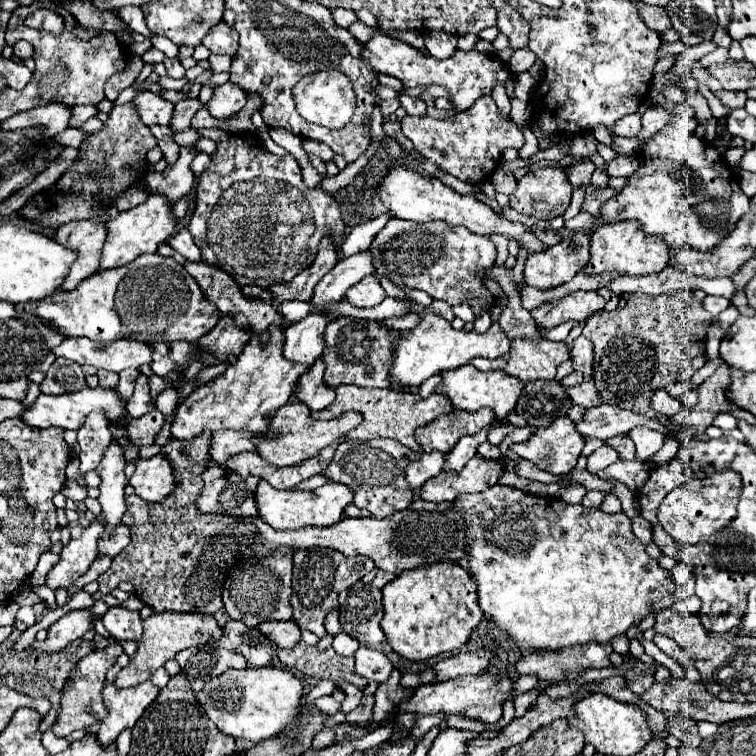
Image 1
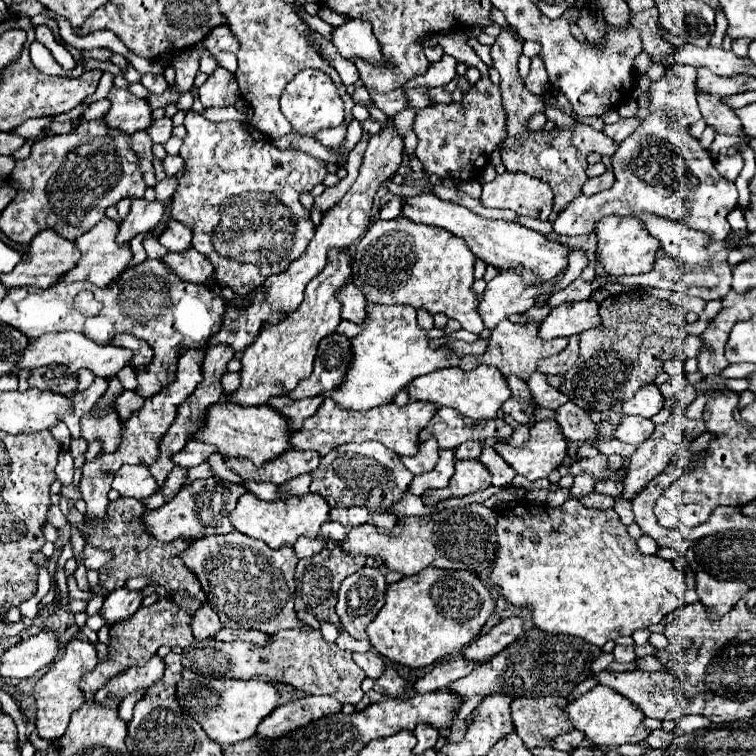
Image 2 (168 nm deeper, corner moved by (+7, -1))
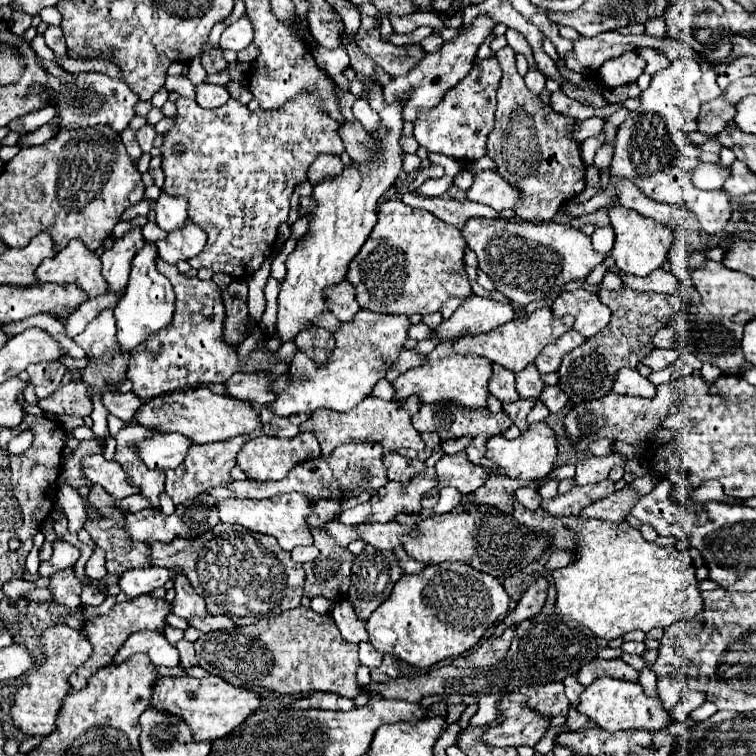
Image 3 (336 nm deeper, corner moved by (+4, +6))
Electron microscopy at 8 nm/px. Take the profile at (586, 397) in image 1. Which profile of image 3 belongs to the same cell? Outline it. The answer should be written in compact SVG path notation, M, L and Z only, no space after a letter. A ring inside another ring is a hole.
M530 363L524 371L516 373L516 389L520 397L538 397L544 389L544 383L540 379L540 373L534 363Z

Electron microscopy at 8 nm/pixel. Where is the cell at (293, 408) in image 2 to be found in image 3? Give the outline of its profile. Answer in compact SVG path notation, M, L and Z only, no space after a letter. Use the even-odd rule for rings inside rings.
M262 405L258 411L258 417L262 421L262 433L268 437L280 437L280 439L292 439L300 433L300 423L304 423L310 415L292 415L292 417L276 417L270 407Z

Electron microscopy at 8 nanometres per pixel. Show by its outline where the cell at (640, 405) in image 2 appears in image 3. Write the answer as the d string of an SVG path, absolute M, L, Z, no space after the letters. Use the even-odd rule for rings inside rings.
M636 369L616 371L616 383L612 385L612 391L622 395L638 395L638 397L656 395L656 387L646 377L642 377Z

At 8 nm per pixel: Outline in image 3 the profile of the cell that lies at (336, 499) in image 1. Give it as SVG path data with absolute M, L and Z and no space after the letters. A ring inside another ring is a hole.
M284 493L270 499L224 499L216 503L218 517L224 523L242 525L248 531L272 535L278 539L278 545L286 551L292 551L298 545L312 545L310 525L306 523L306 515L312 511L312 501L300 493Z

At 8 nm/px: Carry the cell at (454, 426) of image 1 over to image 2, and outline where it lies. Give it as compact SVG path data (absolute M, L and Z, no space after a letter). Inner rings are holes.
M439 408L429 422L429 428L425 426L421 430L419 442L433 436L439 442L439 448L457 448L467 440L483 442L487 438L509 438L511 432L513 430L505 420L493 418L485 422L473 422L463 414L457 414L453 408Z

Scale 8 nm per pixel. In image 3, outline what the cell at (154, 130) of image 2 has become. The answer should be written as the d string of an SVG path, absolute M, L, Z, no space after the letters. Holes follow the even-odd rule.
M144 125L144 127L140 127L136 131L136 141L138 141L142 153L150 153L154 139L156 139L156 133L154 133L154 127L152 125Z

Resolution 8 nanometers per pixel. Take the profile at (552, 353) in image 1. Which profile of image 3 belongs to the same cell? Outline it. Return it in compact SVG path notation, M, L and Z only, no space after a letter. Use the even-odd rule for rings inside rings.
M540 307L526 321L514 319L512 323L504 323L504 327L496 327L496 331L488 331L488 333L480 333L480 335L464 335L464 337L456 339L454 351L462 353L462 355L466 355L466 353L480 355L492 363L504 365L506 369L518 373L528 363L532 363L548 343L556 341L560 335L570 331L572 323L574 323L572 317L568 317L568 315L566 317L554 317L548 307Z

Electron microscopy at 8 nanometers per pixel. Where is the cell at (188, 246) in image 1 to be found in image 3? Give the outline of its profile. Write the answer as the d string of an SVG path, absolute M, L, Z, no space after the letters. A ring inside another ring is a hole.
M160 193L160 197L156 199L154 211L156 211L156 223L164 231L180 229L188 219L188 203L186 203L186 199L170 197L170 195L164 195L164 193Z

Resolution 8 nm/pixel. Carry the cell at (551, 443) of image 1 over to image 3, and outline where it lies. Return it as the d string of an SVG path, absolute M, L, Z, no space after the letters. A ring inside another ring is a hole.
M534 423L534 425L528 427L528 431L524 431L520 437L512 439L512 441L502 437L502 435L490 437L488 443L486 443L486 457L490 461L494 461L504 471L506 477L534 481L534 479L546 477L554 469L556 455L558 455L556 445L558 443L556 443L554 431L546 423Z

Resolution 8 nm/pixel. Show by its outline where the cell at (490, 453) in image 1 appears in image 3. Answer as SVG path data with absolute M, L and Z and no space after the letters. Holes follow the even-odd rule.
M460 437L460 439L448 439L448 441L442 441L440 447L442 447L444 453L458 453L458 451L464 451L470 443L472 443L472 437Z

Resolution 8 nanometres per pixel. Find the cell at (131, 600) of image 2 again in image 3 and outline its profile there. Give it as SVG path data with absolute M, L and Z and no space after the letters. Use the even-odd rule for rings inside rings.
M142 567L142 569L128 569L120 577L120 589L128 595L128 599L136 599L144 593L152 593L170 579L168 569L160 567Z

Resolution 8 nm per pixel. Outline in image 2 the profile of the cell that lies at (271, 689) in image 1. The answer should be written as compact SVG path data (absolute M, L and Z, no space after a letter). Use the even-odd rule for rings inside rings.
M201 678L177 682L177 698L207 732L207 736L221 746L229 746L251 738L259 722L279 706L279 690L263 680L235 680L235 678Z

